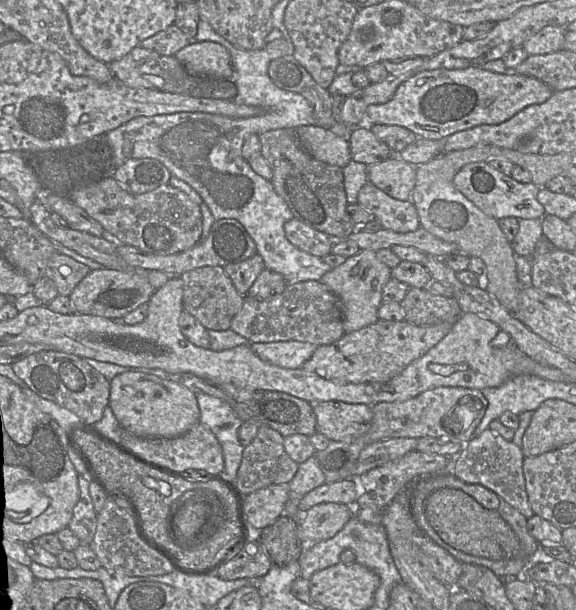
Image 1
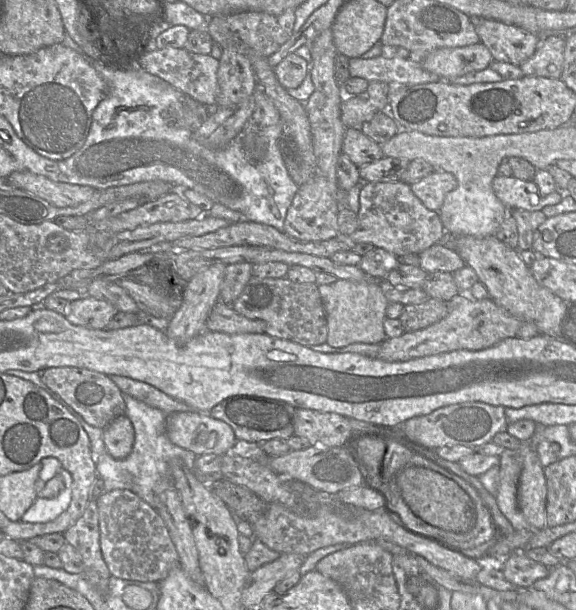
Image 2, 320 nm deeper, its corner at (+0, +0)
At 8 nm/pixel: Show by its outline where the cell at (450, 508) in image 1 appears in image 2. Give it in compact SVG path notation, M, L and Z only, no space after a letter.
M410 466L396 478L401 495L411 511L426 523L437 528L466 533L476 522L475 506L468 494L453 480L428 468Z

